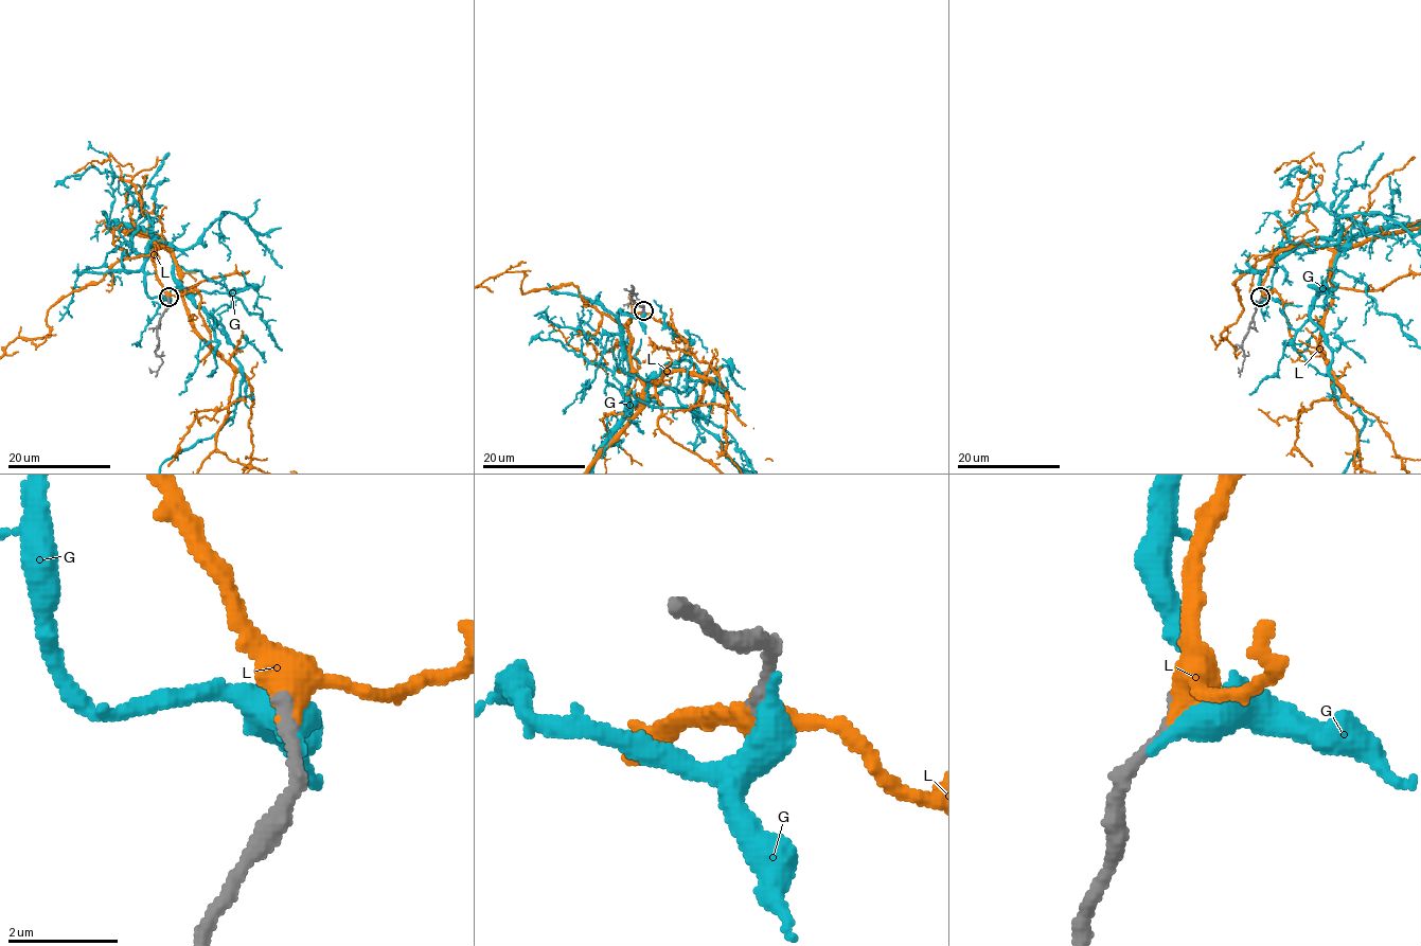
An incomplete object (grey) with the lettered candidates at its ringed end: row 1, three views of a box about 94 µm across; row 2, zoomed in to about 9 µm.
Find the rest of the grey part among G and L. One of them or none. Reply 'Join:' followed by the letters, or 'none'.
Join: L

